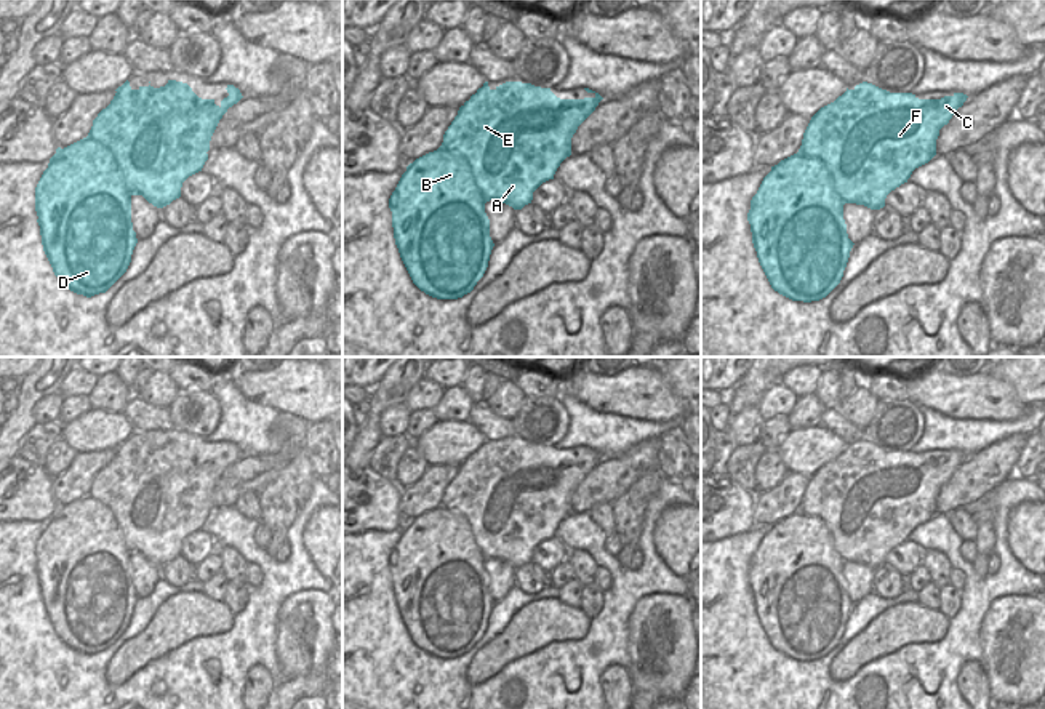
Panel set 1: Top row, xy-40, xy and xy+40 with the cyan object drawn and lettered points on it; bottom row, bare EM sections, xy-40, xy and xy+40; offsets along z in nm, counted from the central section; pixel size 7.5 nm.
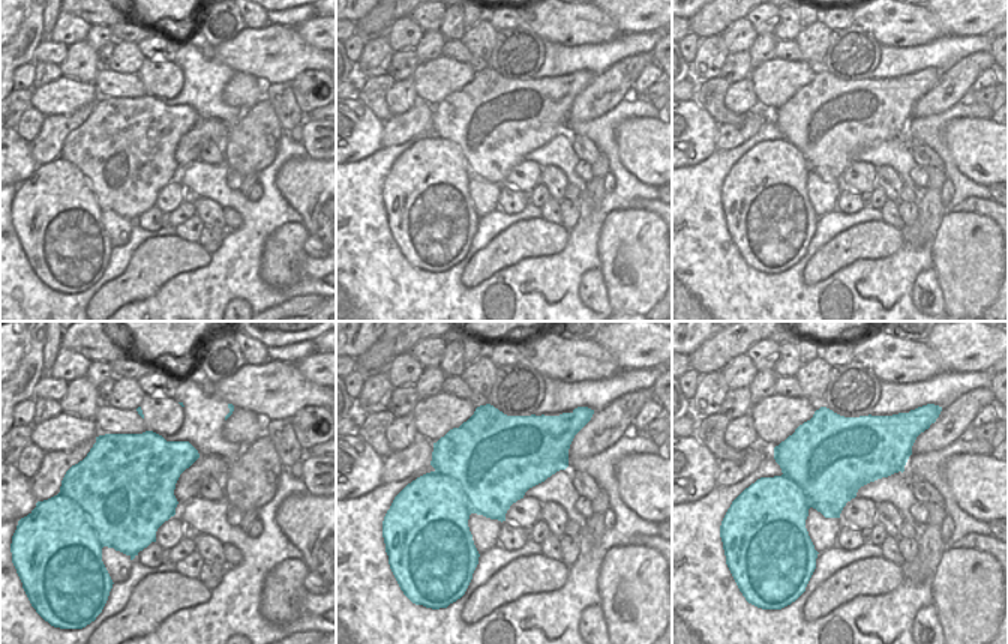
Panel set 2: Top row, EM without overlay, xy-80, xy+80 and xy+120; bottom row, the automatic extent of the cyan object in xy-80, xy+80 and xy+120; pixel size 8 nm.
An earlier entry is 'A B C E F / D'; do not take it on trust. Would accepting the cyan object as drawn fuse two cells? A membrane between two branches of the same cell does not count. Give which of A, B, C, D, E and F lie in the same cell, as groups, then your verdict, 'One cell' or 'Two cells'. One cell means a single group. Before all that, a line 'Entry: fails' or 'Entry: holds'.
Entry: holds
Groups: A B C E F / D. Two cells.

